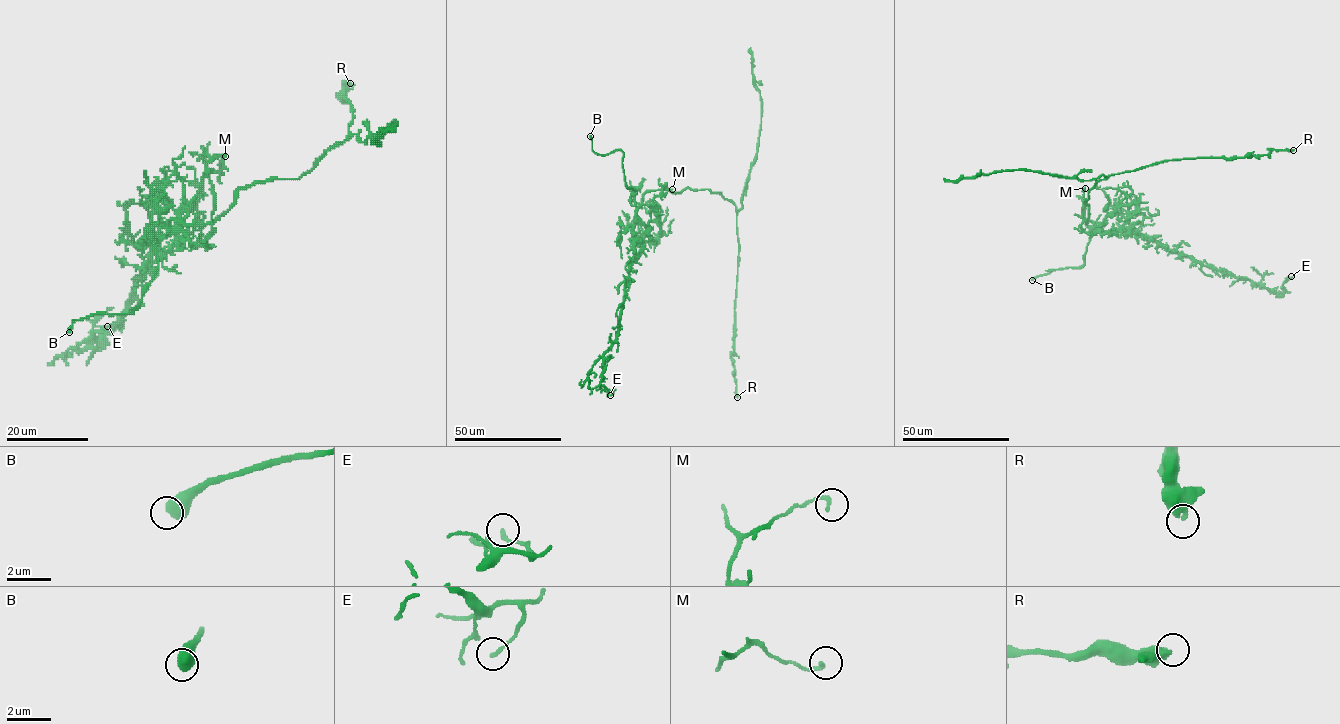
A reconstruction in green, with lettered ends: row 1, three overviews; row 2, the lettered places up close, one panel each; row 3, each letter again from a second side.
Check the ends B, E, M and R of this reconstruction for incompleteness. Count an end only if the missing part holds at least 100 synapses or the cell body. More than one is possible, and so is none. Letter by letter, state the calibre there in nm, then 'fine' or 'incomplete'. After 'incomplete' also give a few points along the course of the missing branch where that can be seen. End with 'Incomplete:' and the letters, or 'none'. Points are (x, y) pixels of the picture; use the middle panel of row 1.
B: calibre 600 nm; incomplete; course (590, 136), (587, 134), (584, 139), (588, 155)
E: calibre 170 nm; fine
M: calibre 180 nm; fine
R: calibre 480 nm; fine
Incomplete: B

